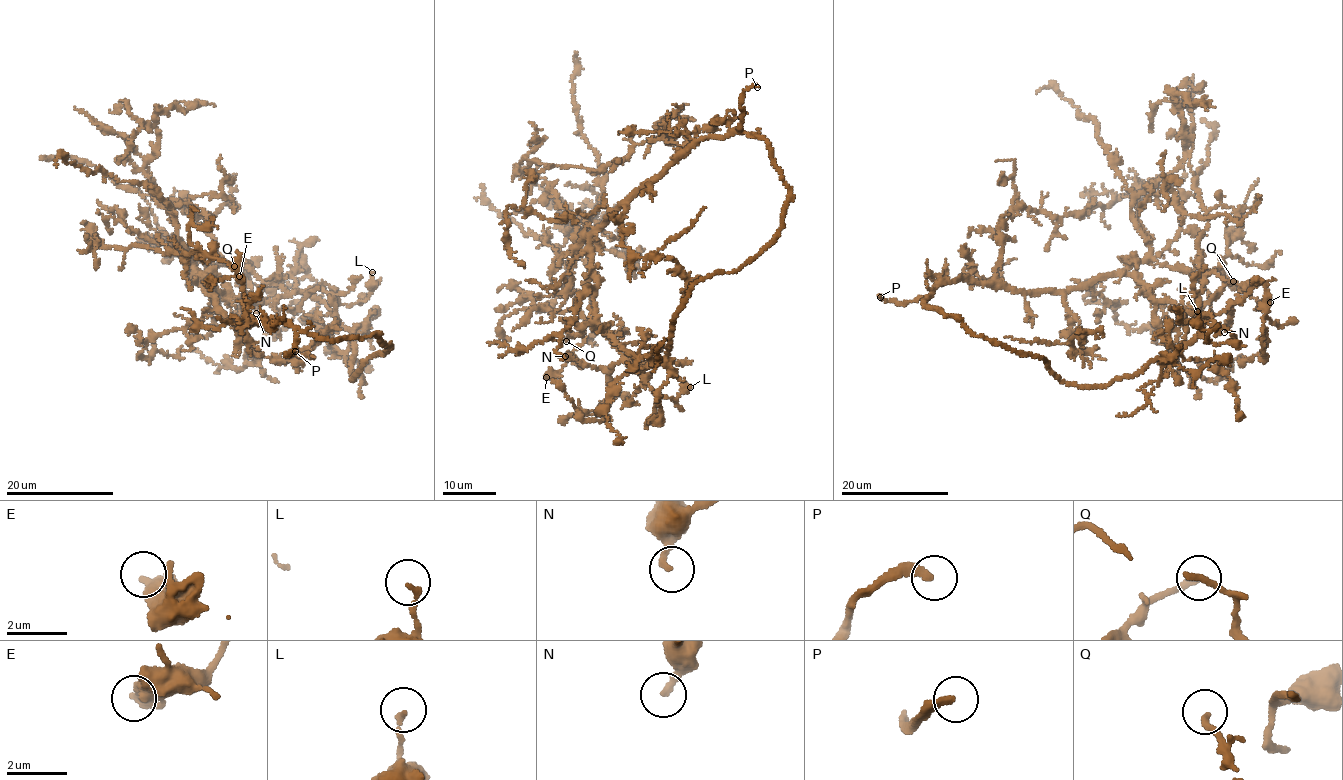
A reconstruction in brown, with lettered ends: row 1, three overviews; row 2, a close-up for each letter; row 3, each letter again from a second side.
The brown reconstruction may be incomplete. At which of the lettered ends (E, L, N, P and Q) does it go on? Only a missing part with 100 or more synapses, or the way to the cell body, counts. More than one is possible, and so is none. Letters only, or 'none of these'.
P

